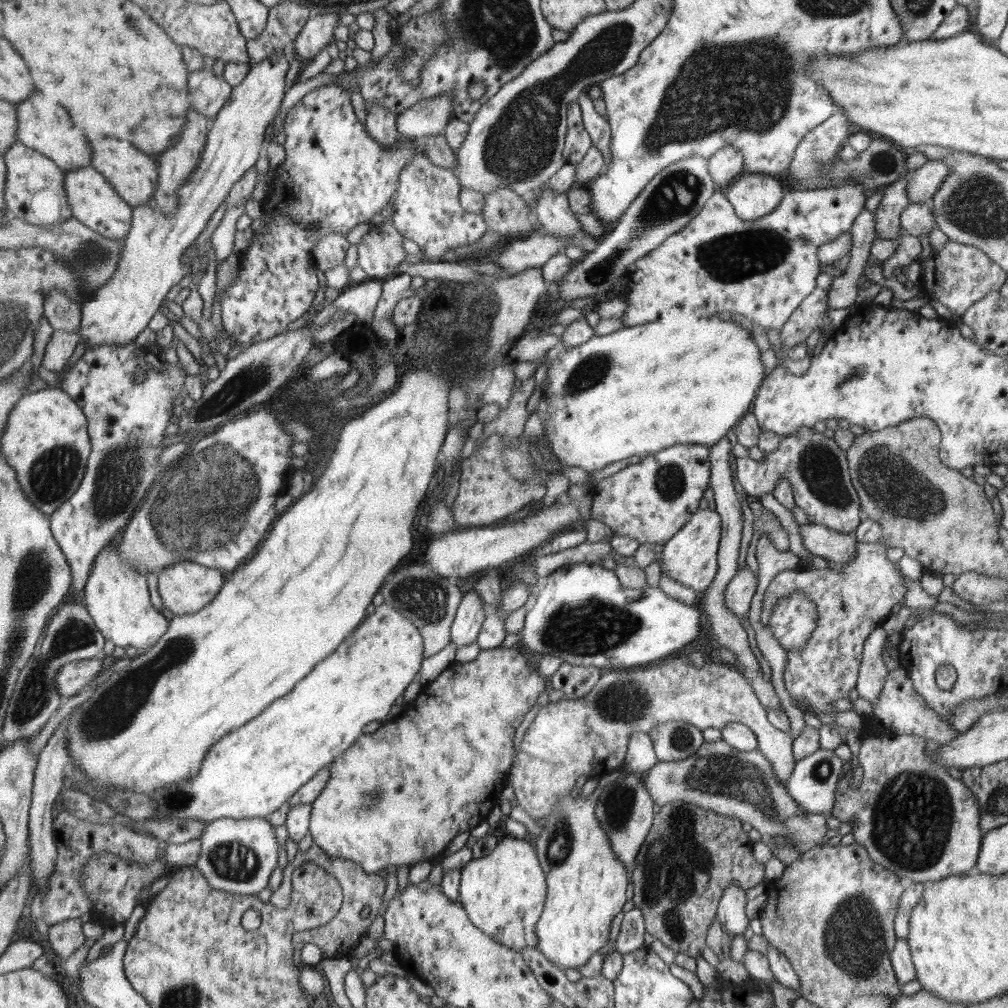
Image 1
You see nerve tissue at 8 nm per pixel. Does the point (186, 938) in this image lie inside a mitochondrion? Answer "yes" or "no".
no

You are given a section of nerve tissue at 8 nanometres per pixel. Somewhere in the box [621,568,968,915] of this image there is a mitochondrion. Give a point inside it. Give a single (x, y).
(910, 823)

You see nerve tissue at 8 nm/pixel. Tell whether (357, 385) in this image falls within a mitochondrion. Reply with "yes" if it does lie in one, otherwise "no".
yes

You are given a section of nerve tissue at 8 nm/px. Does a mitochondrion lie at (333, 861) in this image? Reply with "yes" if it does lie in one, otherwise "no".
no

